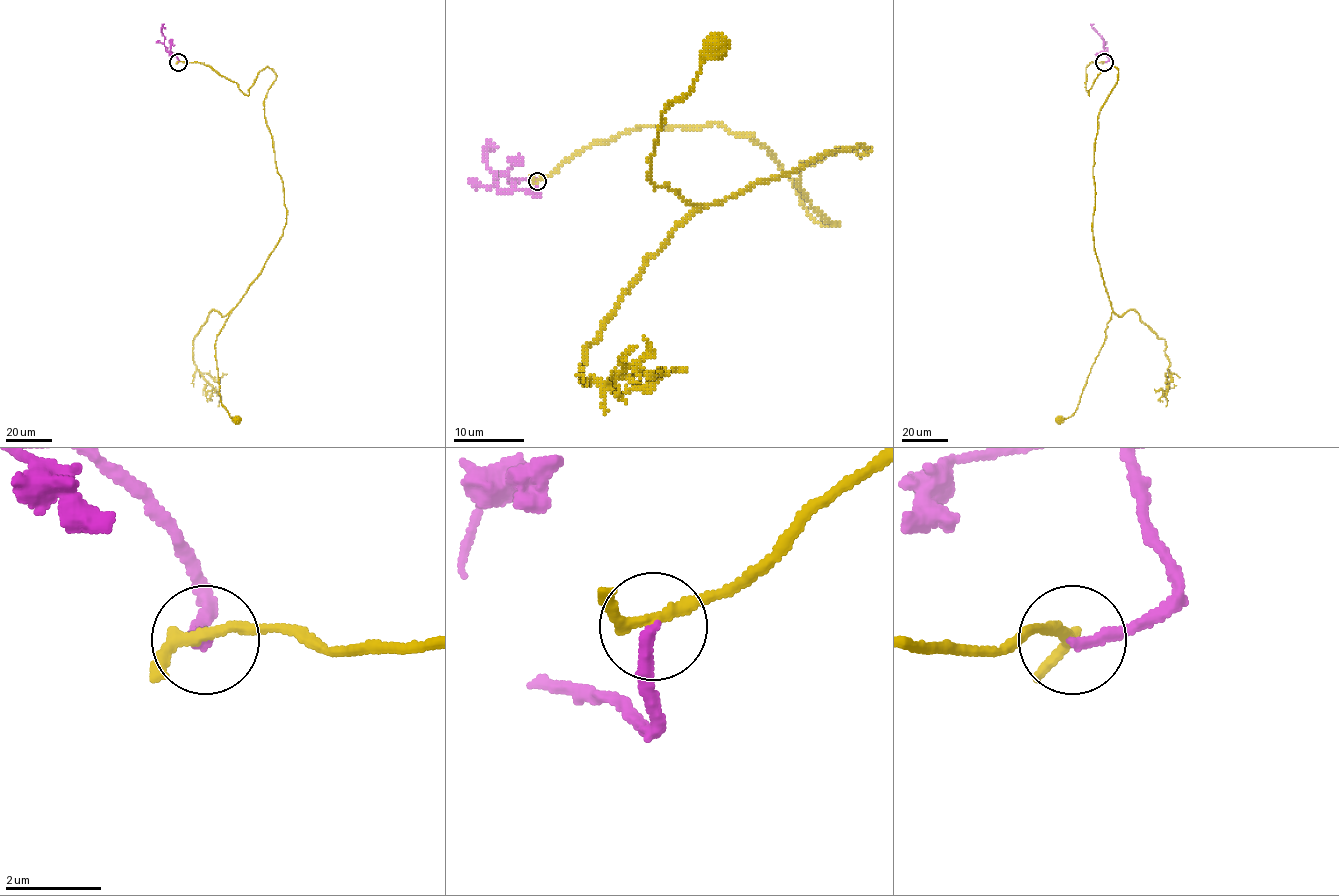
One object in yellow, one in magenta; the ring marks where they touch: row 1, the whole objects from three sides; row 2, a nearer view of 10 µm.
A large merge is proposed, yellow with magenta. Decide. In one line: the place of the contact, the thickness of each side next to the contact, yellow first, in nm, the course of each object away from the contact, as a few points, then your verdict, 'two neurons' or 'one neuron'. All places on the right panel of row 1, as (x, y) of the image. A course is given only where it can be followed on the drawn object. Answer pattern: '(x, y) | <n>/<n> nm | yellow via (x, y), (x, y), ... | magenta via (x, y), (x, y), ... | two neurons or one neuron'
(1104, 62) | 240/260 nm | yellow via (1104, 62), (1085, 82), (1088, 95), (1118, 70), (1093, 171), (1112, 309), (1060, 418) | magenta via (1104, 62), (1108, 58), (1107, 50), (1103, 38), (1092, 25), (1094, 24) | two neurons

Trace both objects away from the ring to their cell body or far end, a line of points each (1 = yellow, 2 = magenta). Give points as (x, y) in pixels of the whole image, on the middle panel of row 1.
1: (536, 182), (714, 123), (836, 224), (801, 164), (866, 146), (703, 207), (655, 189), (662, 114), (715, 48)
2: (538, 182), (536, 196), (525, 191), (502, 192), (495, 184), (484, 150), (490, 144), (493, 152)

